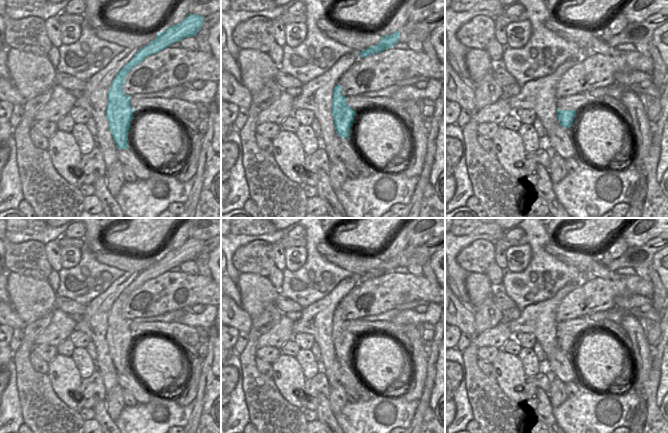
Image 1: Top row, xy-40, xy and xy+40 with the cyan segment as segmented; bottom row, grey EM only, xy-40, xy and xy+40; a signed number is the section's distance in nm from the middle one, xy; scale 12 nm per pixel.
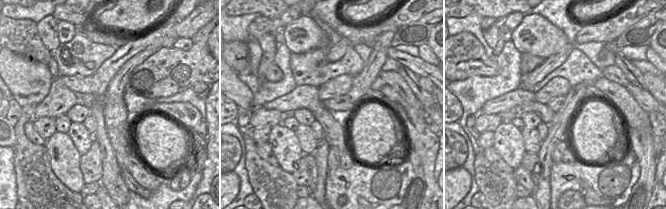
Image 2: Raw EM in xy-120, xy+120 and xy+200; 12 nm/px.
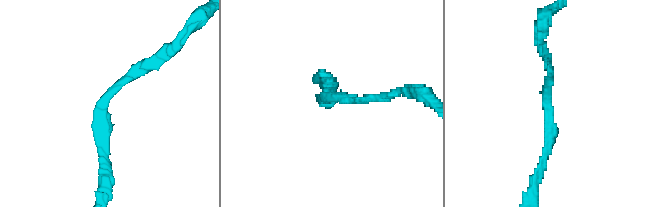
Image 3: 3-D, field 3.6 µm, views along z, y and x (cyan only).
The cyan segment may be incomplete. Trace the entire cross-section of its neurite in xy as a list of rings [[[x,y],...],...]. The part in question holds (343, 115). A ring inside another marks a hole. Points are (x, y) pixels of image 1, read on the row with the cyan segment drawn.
[[[335,85],[333,89],[332,116],[337,136],[349,138],[356,111],[348,106],[340,85]]]

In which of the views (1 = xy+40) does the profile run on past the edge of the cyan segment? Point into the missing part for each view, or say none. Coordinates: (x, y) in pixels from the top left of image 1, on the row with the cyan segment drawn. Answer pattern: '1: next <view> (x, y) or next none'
1: next none

